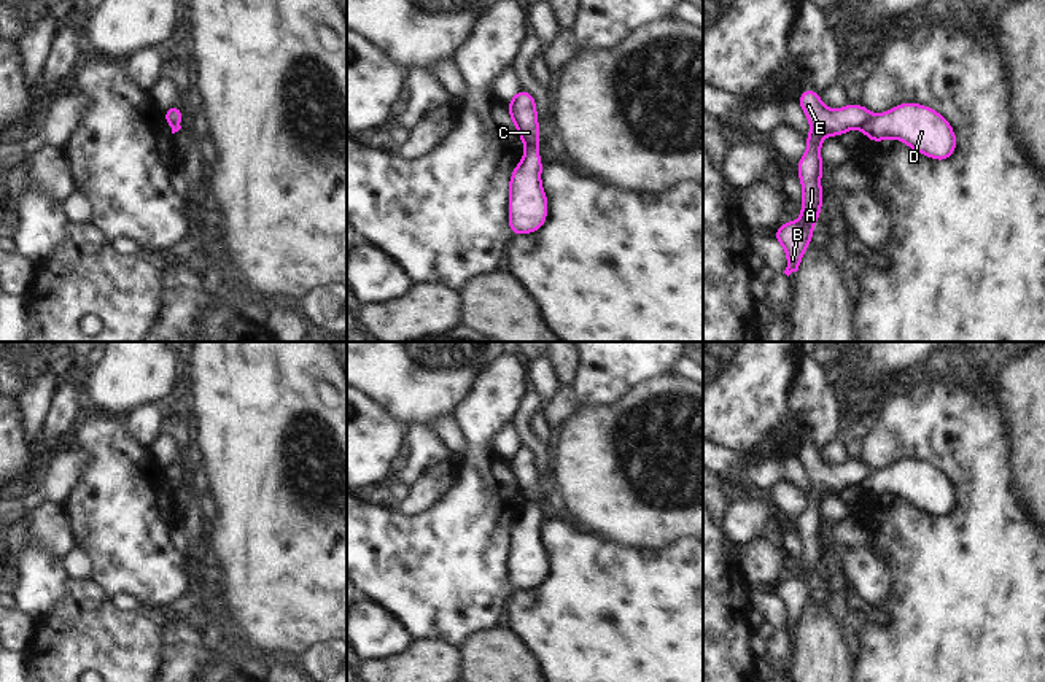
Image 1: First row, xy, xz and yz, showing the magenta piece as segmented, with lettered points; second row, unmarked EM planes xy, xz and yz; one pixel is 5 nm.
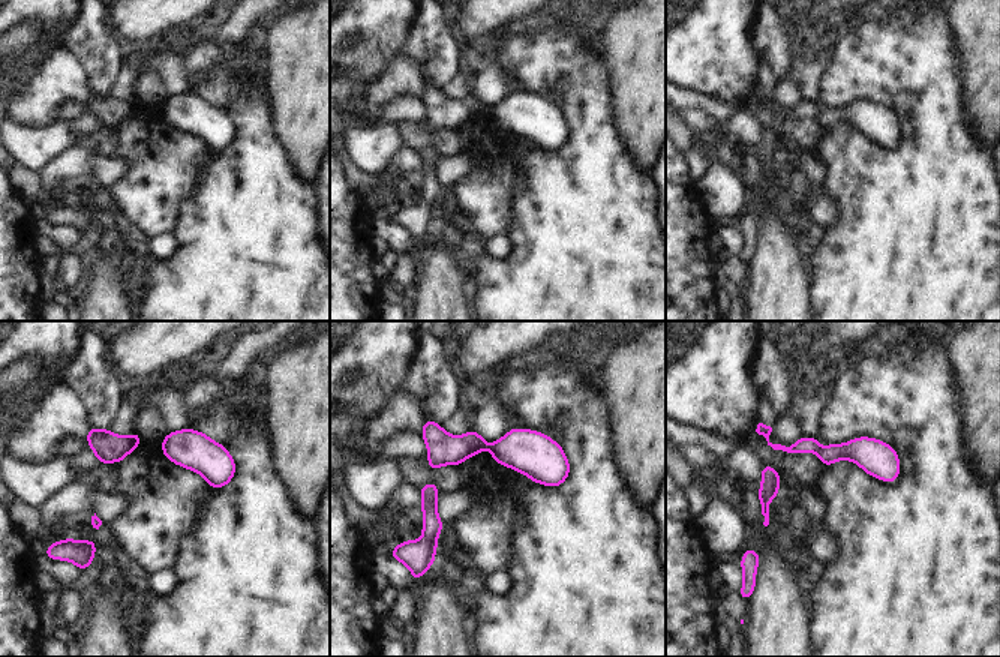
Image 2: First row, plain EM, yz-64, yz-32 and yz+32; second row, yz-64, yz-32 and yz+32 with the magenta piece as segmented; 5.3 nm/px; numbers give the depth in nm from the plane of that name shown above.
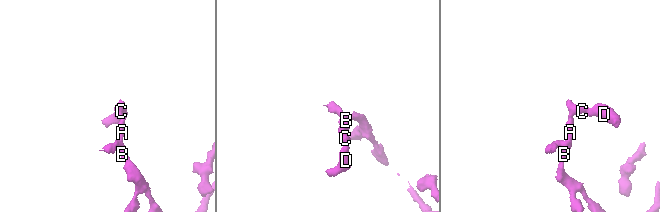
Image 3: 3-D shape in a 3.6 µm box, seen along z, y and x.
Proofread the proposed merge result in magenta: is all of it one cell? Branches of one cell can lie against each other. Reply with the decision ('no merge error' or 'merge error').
merge error

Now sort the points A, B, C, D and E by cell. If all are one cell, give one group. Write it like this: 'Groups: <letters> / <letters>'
Groups: A B C E / D.

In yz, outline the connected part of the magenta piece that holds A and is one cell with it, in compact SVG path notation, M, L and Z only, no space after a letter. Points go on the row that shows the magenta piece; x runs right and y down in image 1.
M816 89L802 91L798 103L811 124L811 134L805 137L808 151L798 159L797 172L802 181L803 200L802 218L786 221L773 237L784 246L787 253L787 267L784 273L789 277L798 270L802 256L813 238L816 218L821 215L824 196L821 192L821 141L827 134L832 137L843 135L851 129L862 129L872 113L864 105L849 103L845 108L829 110L821 102Z

